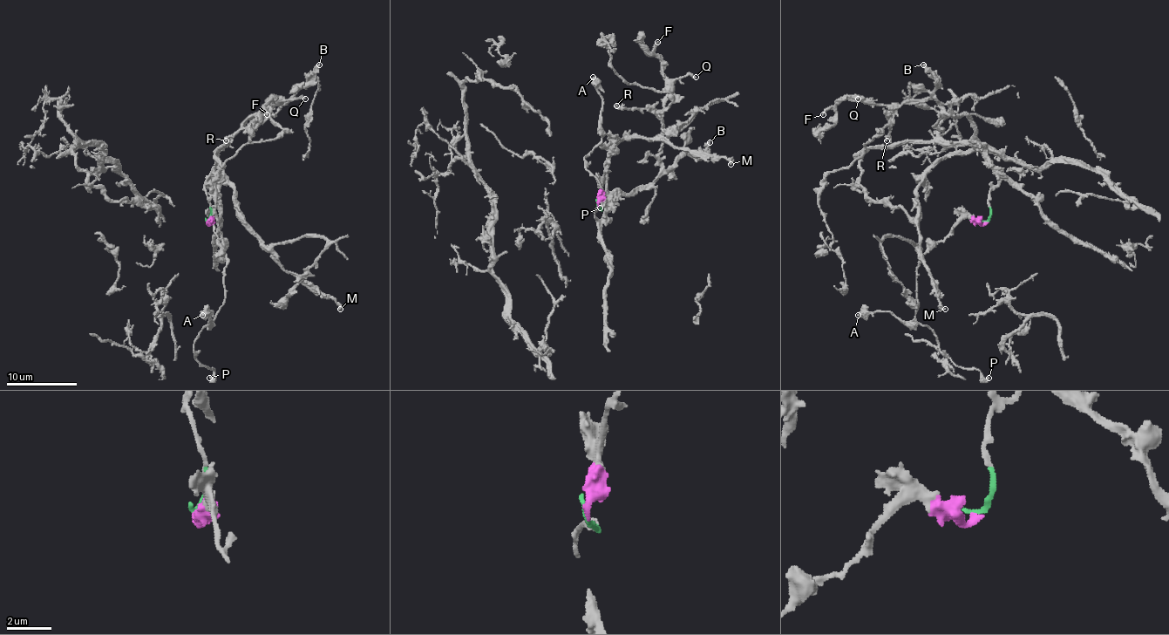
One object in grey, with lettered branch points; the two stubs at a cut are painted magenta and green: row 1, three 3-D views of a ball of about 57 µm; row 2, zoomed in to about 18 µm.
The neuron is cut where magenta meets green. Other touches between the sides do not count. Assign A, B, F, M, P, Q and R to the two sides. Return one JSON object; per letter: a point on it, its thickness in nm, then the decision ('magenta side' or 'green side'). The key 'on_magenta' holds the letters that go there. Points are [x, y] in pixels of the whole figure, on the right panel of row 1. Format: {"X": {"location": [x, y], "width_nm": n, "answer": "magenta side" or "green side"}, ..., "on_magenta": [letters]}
{"A": {"location": [858, 315], "width_nm": 600, "answer": "magenta side"}, "B": {"location": [923, 64], "width_nm": 400, "answer": "green side"}, "F": {"location": [823, 114], "width_nm": 280, "answer": "green side"}, "M": {"location": [945, 309], "width_nm": 360, "answer": "green side"}, "P": {"location": [988, 378], "width_nm": 360, "answer": "magenta side"}, "Q": {"location": [858, 99], "width_nm": 280, "answer": "green side"}, "R": {"location": [886, 140], "width_nm": 200, "answer": "green side"}, "on_magenta": ["A", "P"]}

